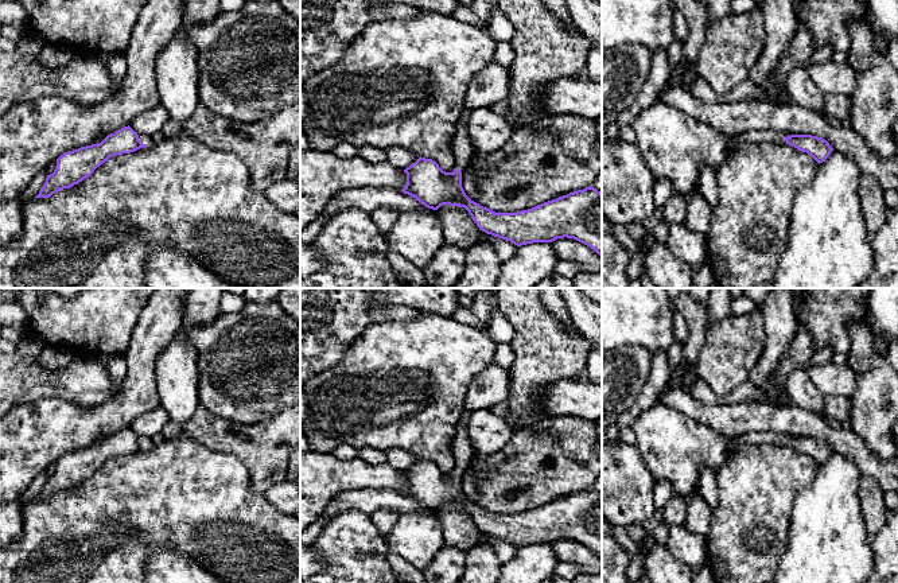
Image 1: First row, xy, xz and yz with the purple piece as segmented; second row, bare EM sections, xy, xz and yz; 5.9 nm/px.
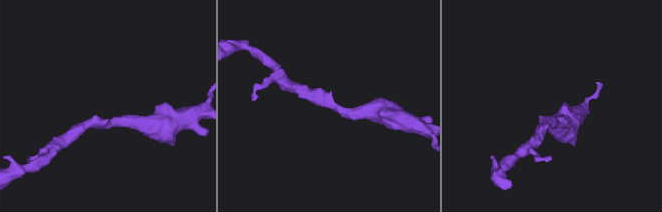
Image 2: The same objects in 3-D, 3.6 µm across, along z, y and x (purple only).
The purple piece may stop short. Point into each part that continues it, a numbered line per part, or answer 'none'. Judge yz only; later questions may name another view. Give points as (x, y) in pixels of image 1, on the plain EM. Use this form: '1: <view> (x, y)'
1: yz (757, 438)

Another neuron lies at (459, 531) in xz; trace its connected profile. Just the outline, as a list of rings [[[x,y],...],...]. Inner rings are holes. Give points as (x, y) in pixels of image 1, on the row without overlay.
[[[443,506],[436,512],[442,521],[444,544],[466,555],[479,544],[479,529],[464,509]]]

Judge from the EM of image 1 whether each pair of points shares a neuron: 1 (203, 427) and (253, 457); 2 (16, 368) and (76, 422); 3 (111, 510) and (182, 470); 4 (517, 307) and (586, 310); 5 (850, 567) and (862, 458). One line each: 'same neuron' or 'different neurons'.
1: same neuron
2: different neurons
3: same neuron
4: different neurons
5: different neurons

